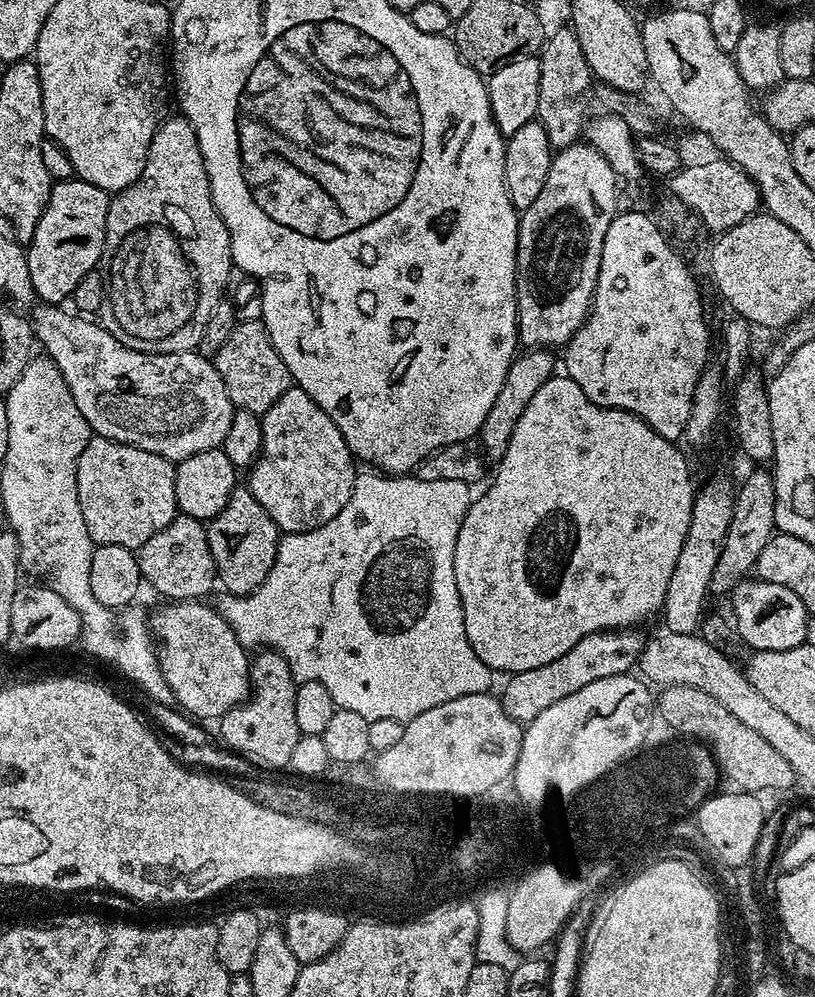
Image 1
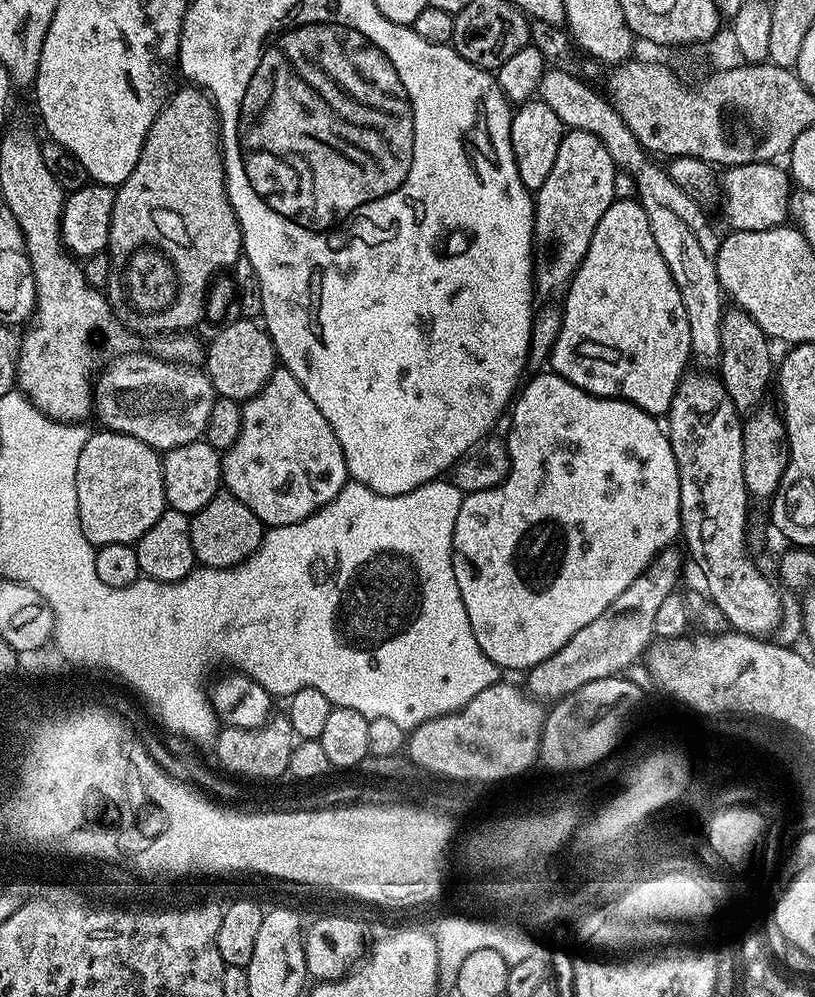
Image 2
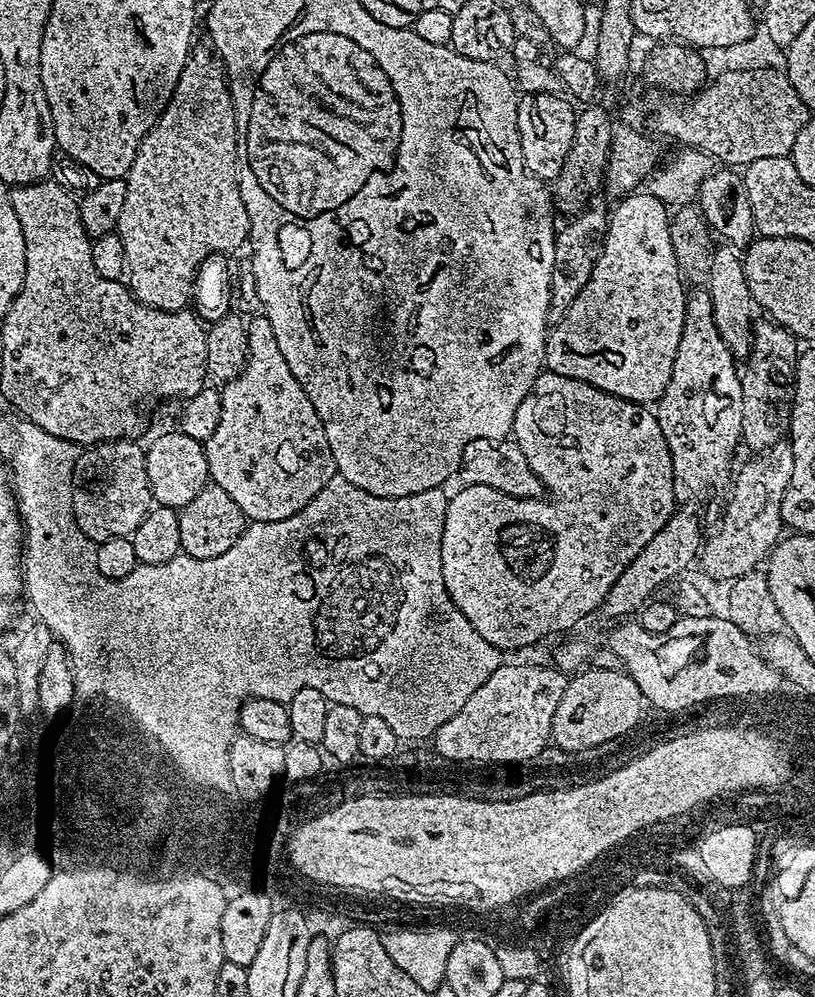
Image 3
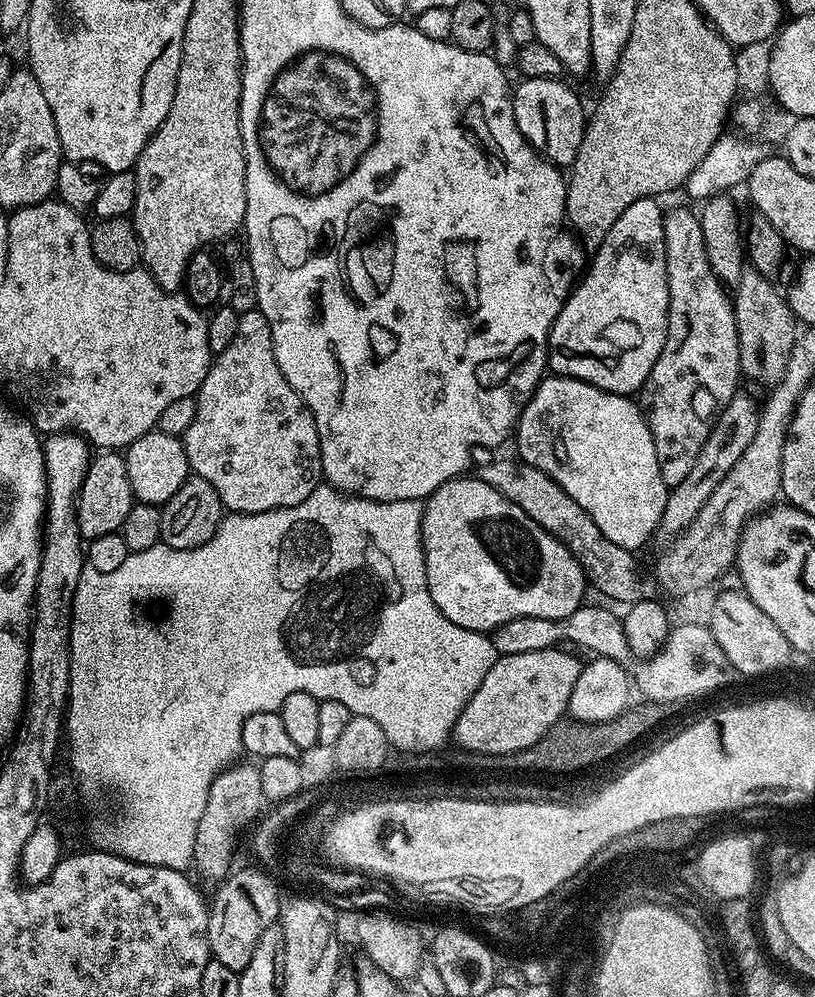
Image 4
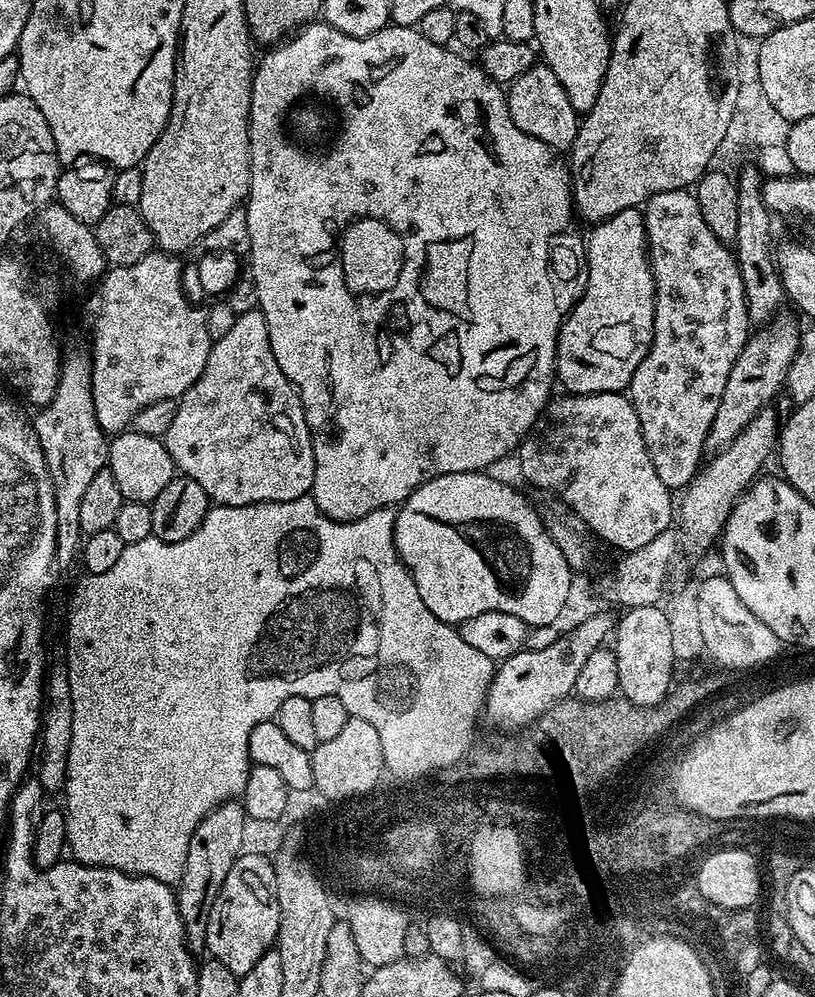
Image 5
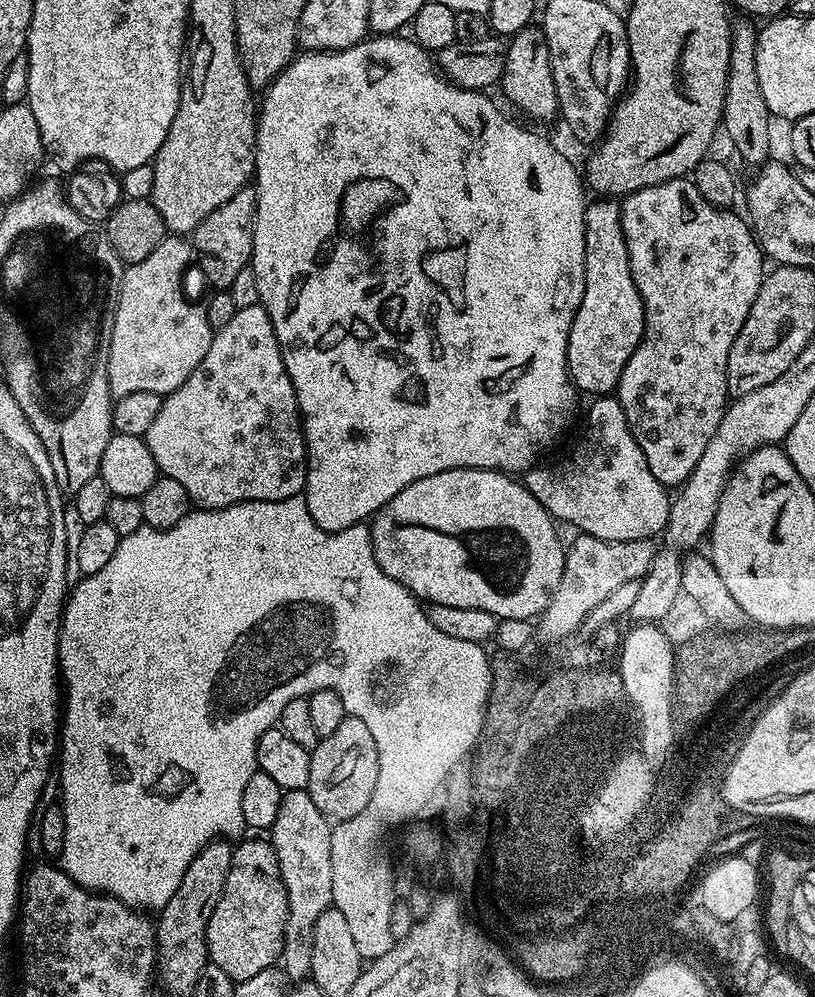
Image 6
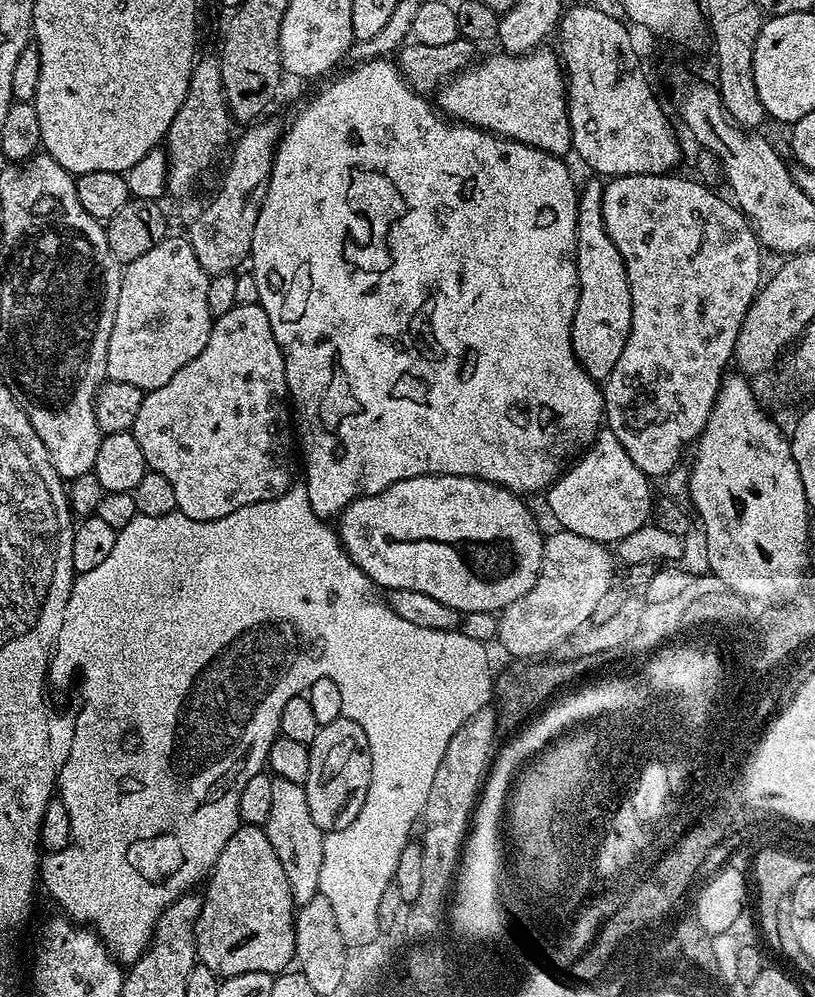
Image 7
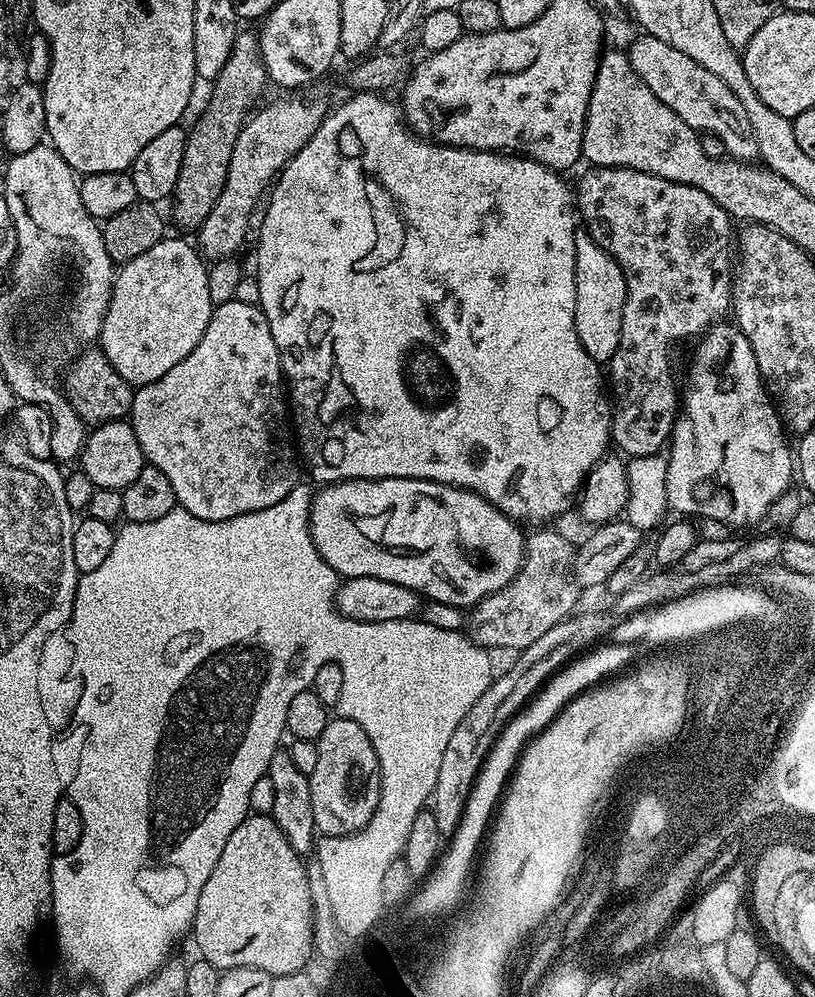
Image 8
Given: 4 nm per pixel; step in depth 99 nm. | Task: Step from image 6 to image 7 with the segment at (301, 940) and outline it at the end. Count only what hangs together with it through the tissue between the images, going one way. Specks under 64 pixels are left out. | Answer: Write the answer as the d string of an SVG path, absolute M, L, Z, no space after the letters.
M273 779L274 791L270 793L270 818L266 831L270 846L278 854L286 876L292 886L292 896L297 905L303 906L317 896L320 891L319 874L322 869L324 831L314 822L310 814L310 802L306 802L303 784Z

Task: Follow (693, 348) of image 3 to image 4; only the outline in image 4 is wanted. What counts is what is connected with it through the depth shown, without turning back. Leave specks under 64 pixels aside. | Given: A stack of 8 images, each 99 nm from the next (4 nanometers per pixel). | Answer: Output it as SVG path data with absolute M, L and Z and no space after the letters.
M676 208L664 217L664 245L666 246L666 274L670 302L668 303L668 333L666 346L650 370L647 382L644 383L643 395L648 395L646 405L647 422L653 434L654 446L660 459L662 478L669 489L678 486L688 474L698 458L702 446L712 433L716 420L723 414L724 408L737 395L736 383L741 383L740 351L736 319L732 309L732 296L725 285L710 270L706 258L706 246L702 242L700 217L688 208Z

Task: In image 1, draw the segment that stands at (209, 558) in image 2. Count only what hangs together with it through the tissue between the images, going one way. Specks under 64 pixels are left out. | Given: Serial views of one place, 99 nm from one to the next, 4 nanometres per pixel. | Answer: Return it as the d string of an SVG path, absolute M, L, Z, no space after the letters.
M238 486L230 494L230 502L219 512L213 520L207 521L208 541L210 542L210 554L214 558L216 575L219 583L224 583L224 592L231 596L249 596L254 589L262 586L270 574L270 570L276 561L278 546L280 545L281 531L270 518L270 514L253 496L247 486Z

